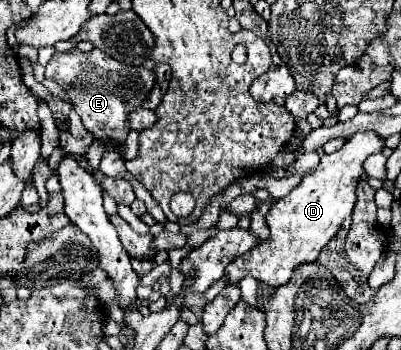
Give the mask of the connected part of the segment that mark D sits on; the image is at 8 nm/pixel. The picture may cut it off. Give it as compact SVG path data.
M367 131L355 133L339 151L321 157L321 163L311 173L307 173L287 197L271 205L265 217L267 227L271 231L269 241L233 259L225 267L223 279L231 285L239 285L243 277L251 275L269 287L281 287L291 279L293 271L299 265L313 263L355 207L355 187L363 173L363 161L373 153L381 153L383 147L385 139L381 139L373 131Z

